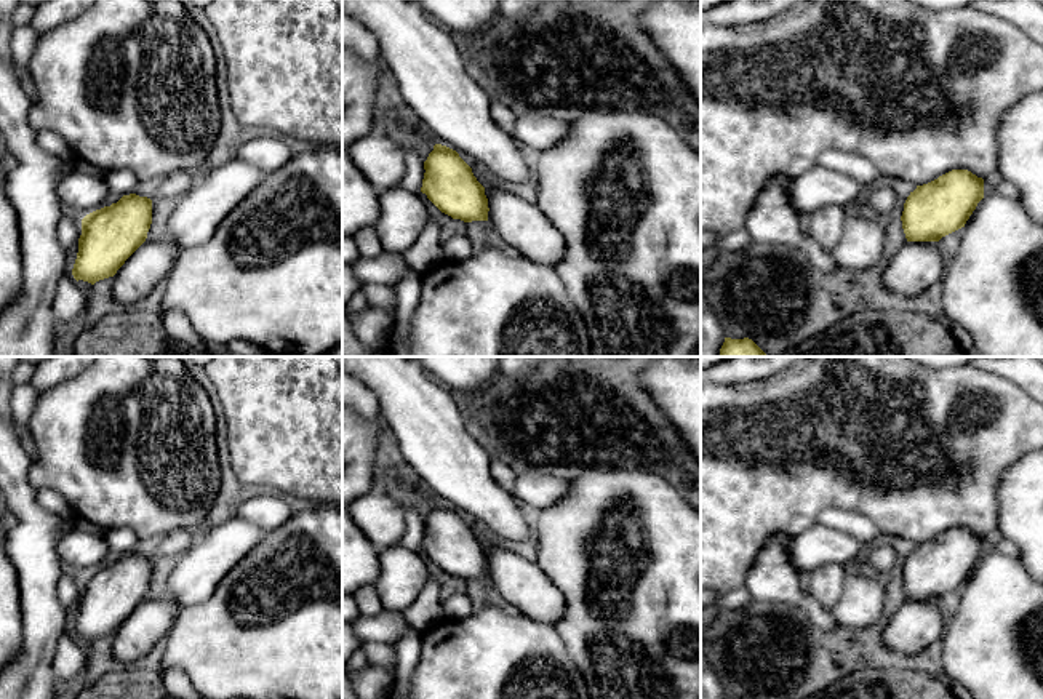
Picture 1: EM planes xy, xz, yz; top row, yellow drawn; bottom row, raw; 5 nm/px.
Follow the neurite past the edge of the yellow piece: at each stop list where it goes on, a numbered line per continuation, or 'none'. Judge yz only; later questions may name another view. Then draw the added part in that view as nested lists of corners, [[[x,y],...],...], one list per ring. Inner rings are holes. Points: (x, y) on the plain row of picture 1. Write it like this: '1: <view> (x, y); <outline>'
1: yz (917, 624); [[[905,600],[881,632],[881,643],[894,654],[915,656],[941,640],[945,624],[939,600]]]

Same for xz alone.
1: xz (519, 579); [[[485,545],[488,581],[509,606],[533,621],[555,627],[566,601],[534,560],[499,547]]]

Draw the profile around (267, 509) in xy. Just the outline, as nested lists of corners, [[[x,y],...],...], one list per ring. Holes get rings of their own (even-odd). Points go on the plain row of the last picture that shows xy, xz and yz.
[[[258,491],[238,505],[235,517],[253,521],[269,531],[282,526],[293,513],[294,512],[282,494]]]

